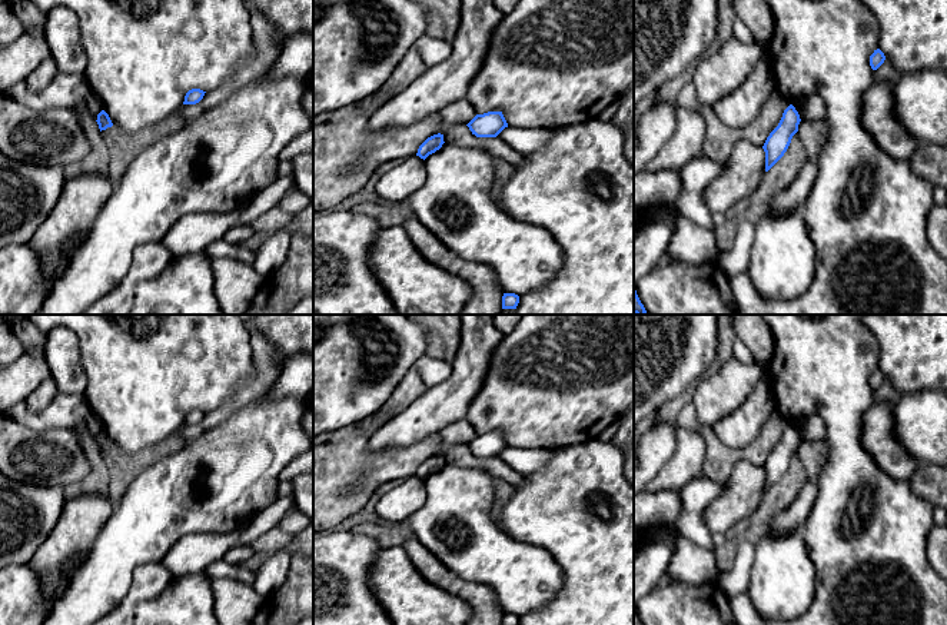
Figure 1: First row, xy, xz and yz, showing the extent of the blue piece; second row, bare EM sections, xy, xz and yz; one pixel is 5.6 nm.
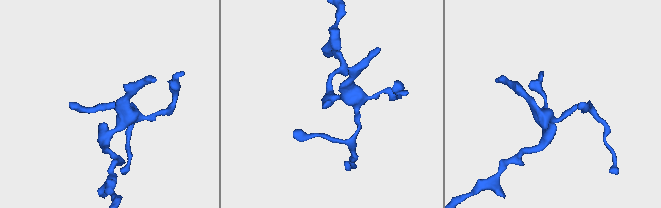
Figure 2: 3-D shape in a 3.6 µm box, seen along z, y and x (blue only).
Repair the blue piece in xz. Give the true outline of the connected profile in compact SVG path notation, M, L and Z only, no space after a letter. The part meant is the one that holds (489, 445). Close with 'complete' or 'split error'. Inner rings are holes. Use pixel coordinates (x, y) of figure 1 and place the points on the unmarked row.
M488 432L476 435L466 446L476 458L496 458L508 443L502 432Z | complete

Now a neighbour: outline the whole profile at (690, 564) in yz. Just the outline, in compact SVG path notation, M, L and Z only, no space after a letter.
M681 535L674 542L674 553L665 575L687 585L718 581L715 551L704 549Z

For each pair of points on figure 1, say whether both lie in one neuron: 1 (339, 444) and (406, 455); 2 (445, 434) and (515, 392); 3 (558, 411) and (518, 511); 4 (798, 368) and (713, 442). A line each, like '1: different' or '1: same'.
1: same
2: different
3: different
4: different

